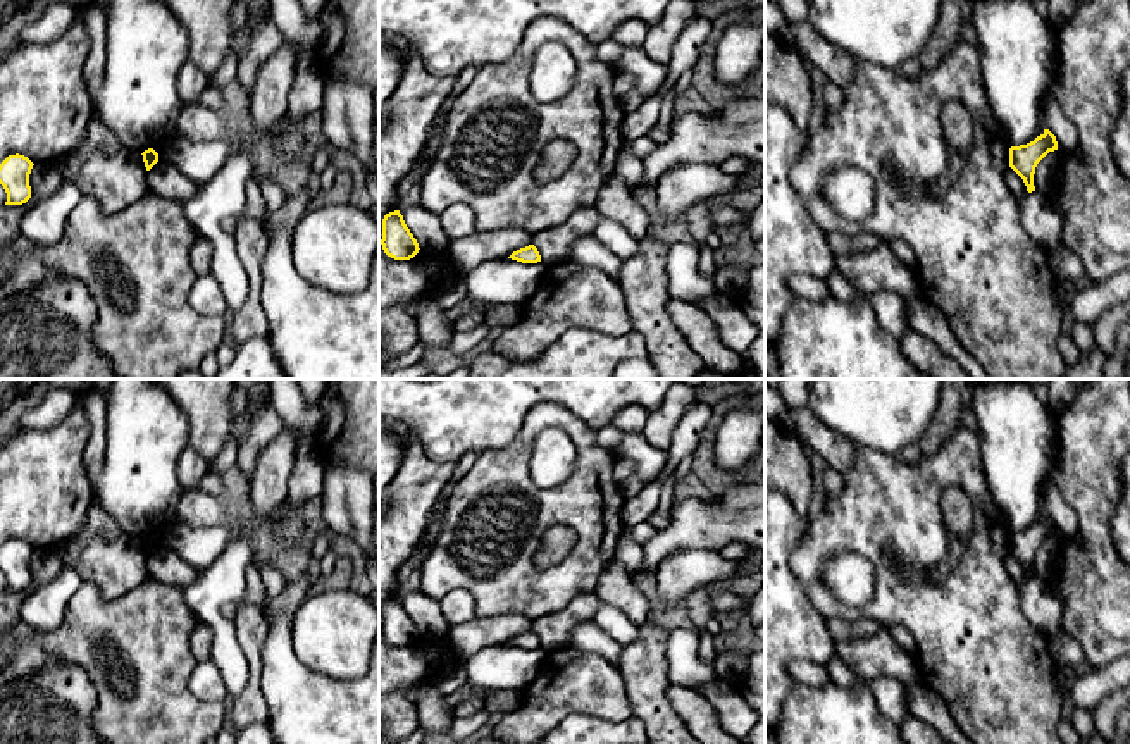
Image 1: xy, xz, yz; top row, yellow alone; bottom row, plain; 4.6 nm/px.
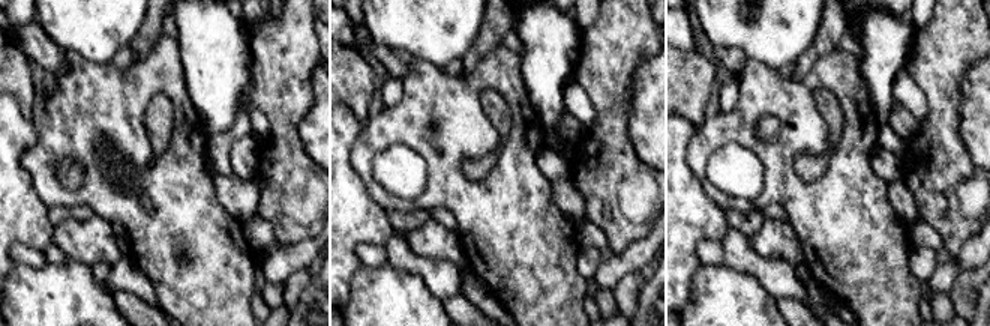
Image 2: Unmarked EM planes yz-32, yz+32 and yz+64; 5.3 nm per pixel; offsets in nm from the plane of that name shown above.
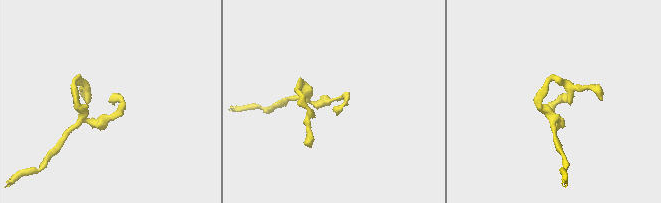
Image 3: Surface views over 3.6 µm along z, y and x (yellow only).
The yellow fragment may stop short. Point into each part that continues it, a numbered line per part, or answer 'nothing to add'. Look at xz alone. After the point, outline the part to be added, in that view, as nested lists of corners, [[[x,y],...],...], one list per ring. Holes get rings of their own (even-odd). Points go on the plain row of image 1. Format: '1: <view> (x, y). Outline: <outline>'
nothing to add

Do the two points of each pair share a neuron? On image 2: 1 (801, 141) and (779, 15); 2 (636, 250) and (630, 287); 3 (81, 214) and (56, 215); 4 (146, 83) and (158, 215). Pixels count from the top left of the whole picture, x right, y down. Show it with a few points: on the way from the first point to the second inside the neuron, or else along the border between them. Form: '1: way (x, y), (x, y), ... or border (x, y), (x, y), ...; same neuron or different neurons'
1: border (747, 59), (762, 62), (777, 71); different neurons
2: border (642, 268), (627, 274), (614, 290); different neurons
3: way (75, 214), (62, 214); same neuron
4: way (132, 116), (132, 158), (137, 166), (137, 182); same neuron

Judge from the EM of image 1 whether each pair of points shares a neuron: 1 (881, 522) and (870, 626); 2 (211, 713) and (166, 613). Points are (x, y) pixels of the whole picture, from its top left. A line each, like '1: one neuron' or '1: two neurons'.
1: two neurons
2: one neuron

